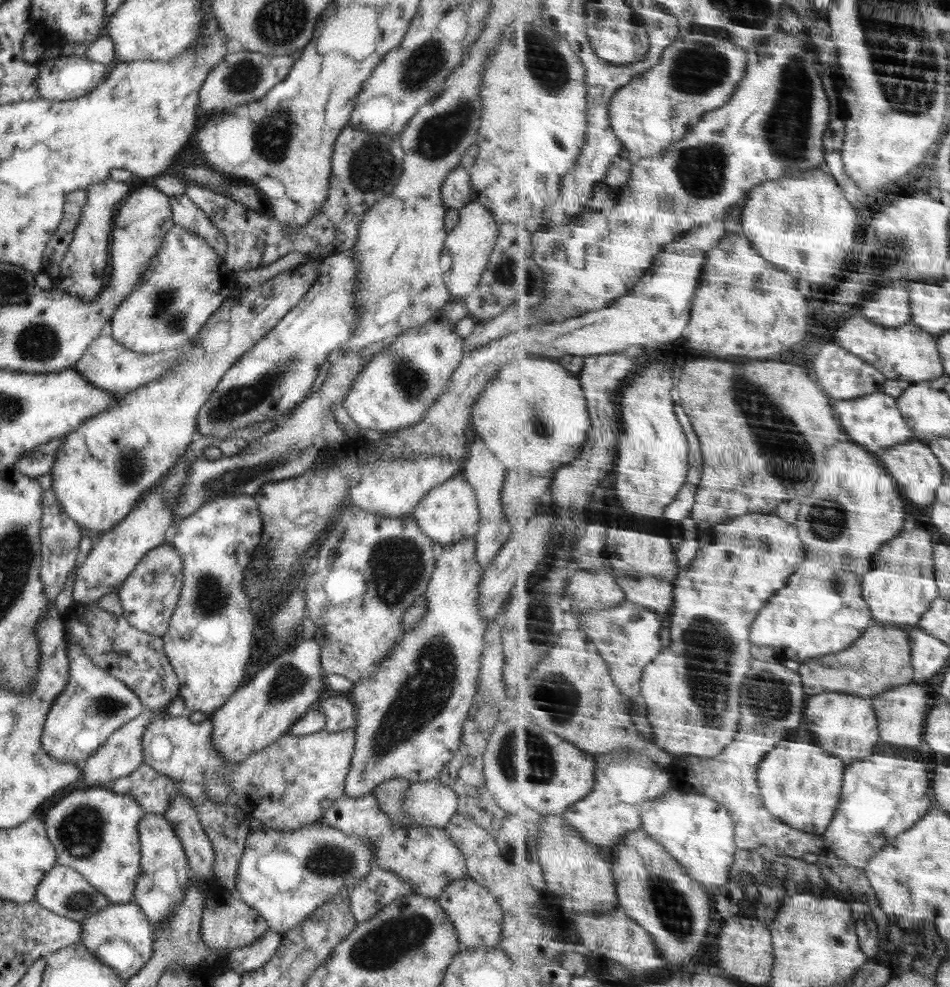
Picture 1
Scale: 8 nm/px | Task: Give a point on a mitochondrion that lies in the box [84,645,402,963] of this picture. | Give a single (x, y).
(329, 860)

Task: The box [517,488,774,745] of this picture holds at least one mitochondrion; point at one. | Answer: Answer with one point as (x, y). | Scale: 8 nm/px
(709, 651)

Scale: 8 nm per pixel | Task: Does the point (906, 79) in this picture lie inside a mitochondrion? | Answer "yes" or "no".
yes

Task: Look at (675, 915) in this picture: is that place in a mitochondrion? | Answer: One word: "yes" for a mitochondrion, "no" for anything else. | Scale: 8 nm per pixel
yes

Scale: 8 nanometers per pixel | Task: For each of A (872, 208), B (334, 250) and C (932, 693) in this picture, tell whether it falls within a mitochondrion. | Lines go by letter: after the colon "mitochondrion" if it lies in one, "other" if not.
A: other
B: other
C: other

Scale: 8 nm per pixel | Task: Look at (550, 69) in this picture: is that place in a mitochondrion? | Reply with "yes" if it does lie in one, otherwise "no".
yes

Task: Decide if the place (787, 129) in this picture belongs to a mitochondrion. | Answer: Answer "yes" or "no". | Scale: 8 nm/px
yes

